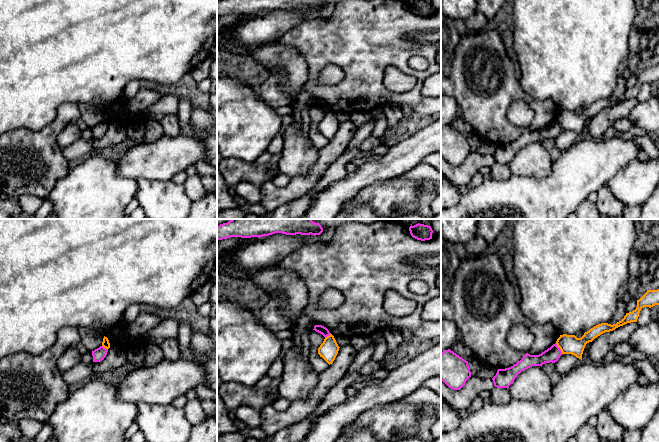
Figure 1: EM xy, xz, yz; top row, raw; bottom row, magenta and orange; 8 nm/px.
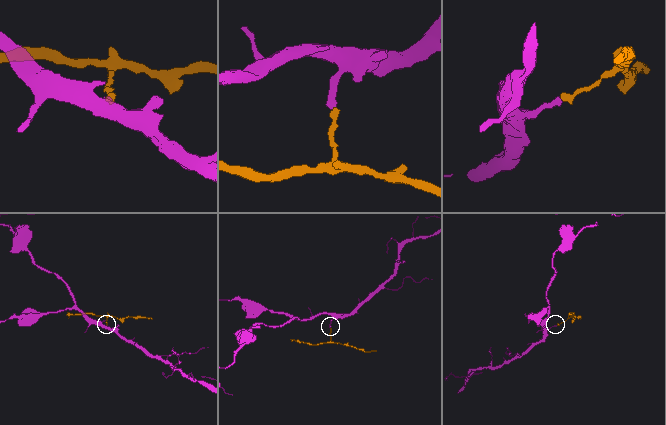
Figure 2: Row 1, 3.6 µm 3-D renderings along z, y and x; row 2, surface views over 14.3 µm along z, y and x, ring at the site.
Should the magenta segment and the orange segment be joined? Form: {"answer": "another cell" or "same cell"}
{"answer": "another cell"}

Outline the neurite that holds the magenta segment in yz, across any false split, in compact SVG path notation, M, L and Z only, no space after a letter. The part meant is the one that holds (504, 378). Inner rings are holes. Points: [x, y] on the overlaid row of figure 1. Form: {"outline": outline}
{"outline": "M557 344L539 355L530 355L526 353L520 361L509 368L498 369L496 375L492 378L494 386L497 388L509 388L515 378L524 370L532 366L541 366L545 363L555 363L558 361L562 352Z"}

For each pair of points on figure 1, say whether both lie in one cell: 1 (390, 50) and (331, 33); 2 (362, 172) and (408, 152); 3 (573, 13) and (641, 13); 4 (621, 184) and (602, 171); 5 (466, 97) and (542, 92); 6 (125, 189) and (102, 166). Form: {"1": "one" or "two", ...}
{"1": "one", "2": "one", "3": "two", "4": "two", "5": "two", "6": "one"}

